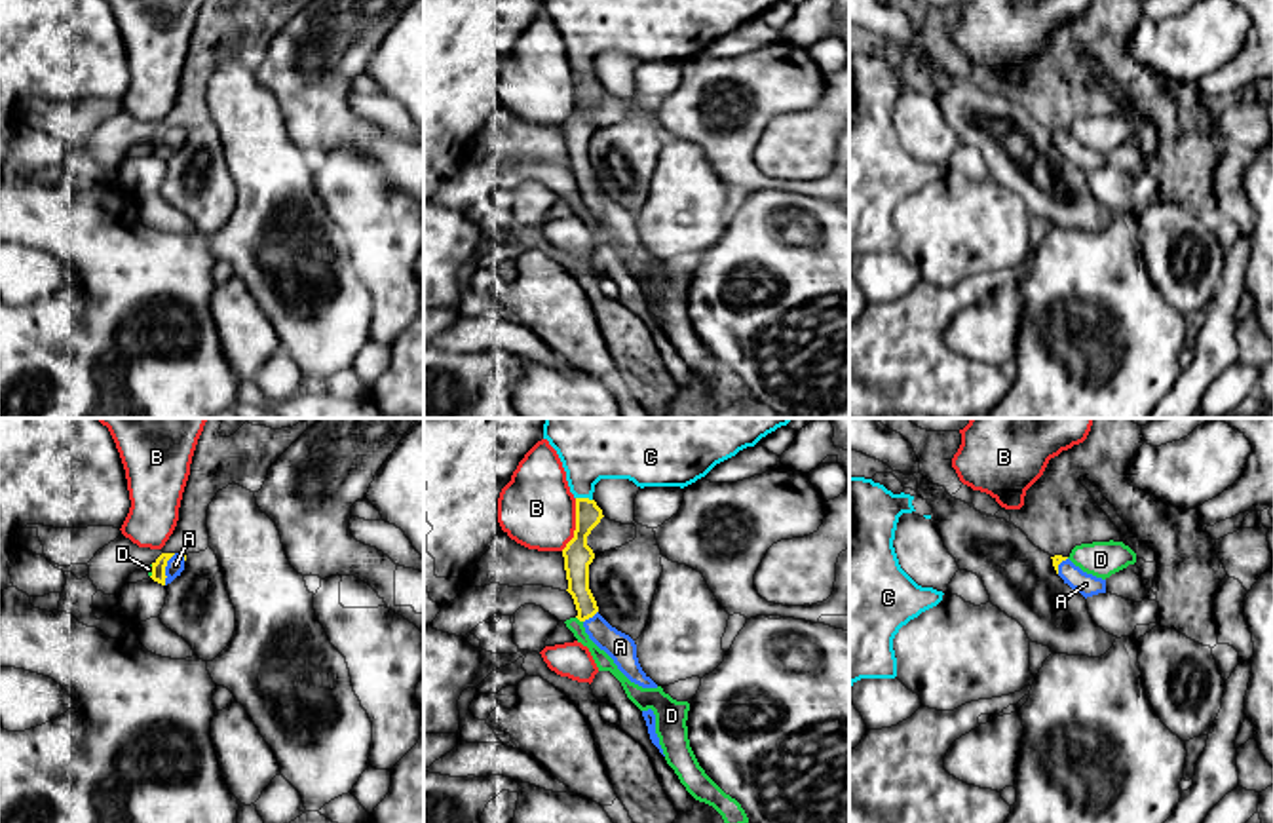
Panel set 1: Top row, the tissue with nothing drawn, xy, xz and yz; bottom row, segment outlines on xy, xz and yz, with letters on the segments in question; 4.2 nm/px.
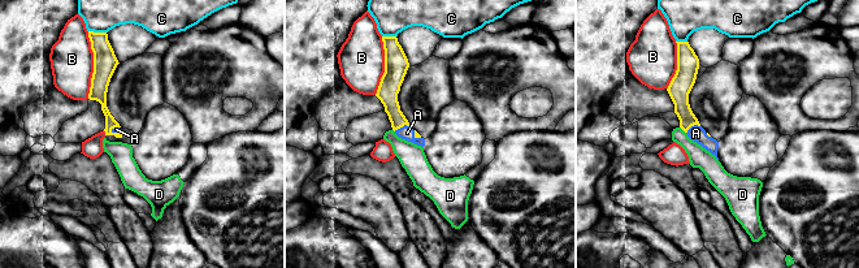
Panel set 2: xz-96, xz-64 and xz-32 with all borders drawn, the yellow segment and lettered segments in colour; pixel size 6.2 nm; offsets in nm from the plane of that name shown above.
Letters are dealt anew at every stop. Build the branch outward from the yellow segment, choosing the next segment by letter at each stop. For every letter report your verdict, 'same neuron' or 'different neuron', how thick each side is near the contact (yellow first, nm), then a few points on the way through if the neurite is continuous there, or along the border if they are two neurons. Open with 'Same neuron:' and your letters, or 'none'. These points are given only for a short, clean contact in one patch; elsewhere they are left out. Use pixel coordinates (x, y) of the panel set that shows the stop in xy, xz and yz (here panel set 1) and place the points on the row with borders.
Same neuron: A
A: same neuron; calibres 60 and 80 nm
B: different neuron; calibres 120 and 320 nm
C: different neuron; calibres 120 and 320 nm
D: different neuron; calibres 110 and 70 nm; border xz (576, 616), (582, 622)

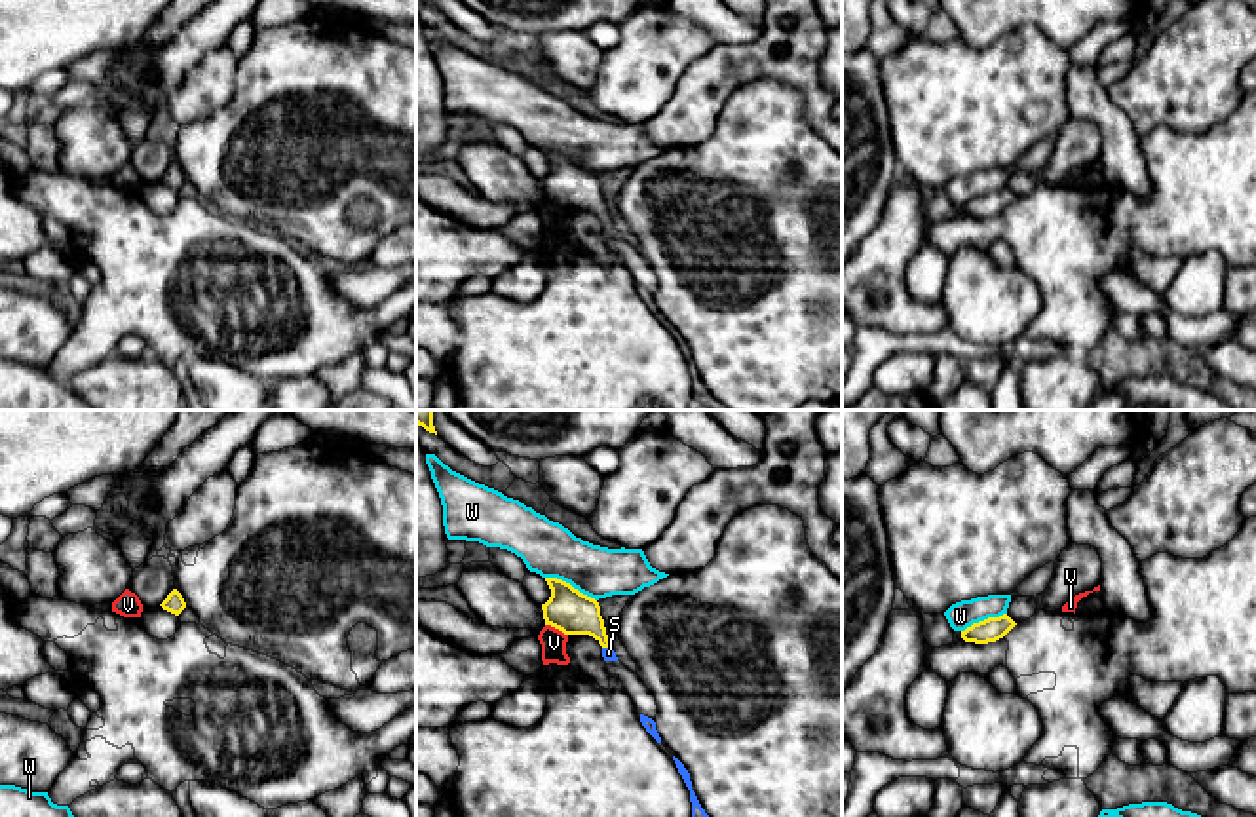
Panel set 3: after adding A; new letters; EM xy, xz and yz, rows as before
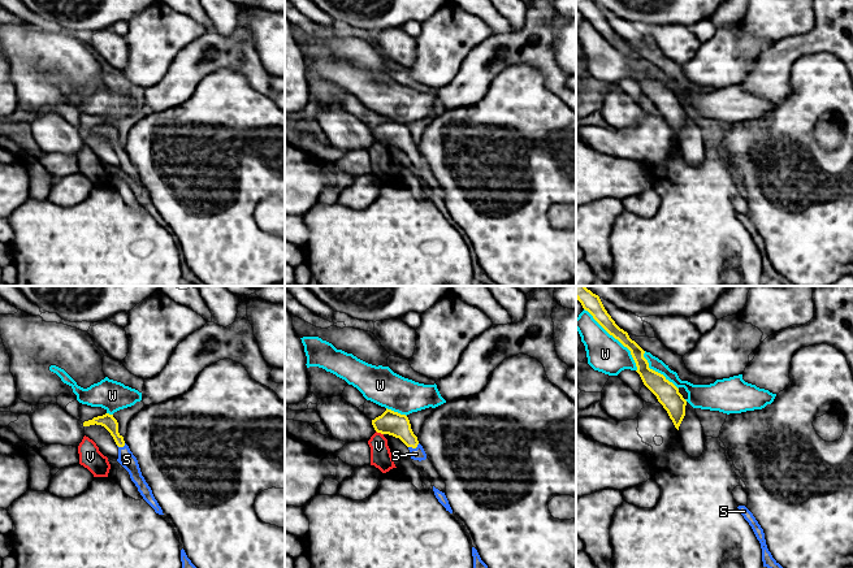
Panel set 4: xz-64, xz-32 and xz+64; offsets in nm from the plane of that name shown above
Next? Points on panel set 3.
Same neuron: S
S: same neuron; calibres 190 and 60 nm; way xz (569, 610), (578, 614), (605, 646), (608, 654)
V: different neuron; calibres 190 and 110 nm; border xz (546, 624), (567, 635)
W: different neuron; calibres 190 and 220 nm

